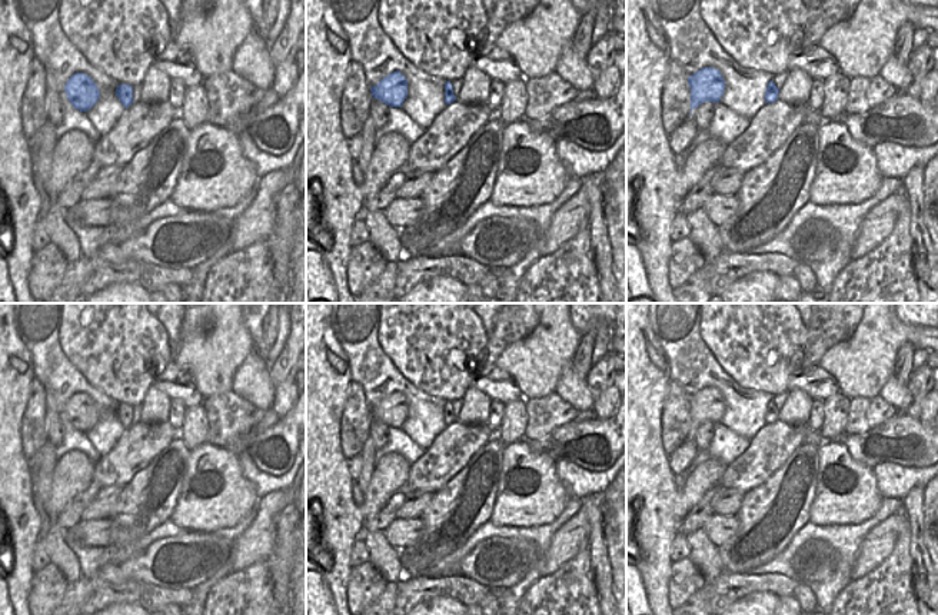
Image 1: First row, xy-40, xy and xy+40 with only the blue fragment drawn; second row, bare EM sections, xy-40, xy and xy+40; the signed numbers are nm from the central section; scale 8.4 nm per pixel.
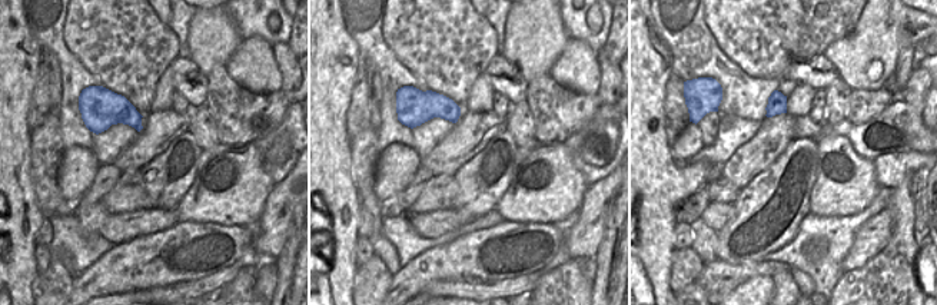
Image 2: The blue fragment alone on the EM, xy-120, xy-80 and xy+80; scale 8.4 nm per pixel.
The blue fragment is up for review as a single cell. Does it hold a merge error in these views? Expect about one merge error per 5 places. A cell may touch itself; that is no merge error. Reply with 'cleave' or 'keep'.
keep

